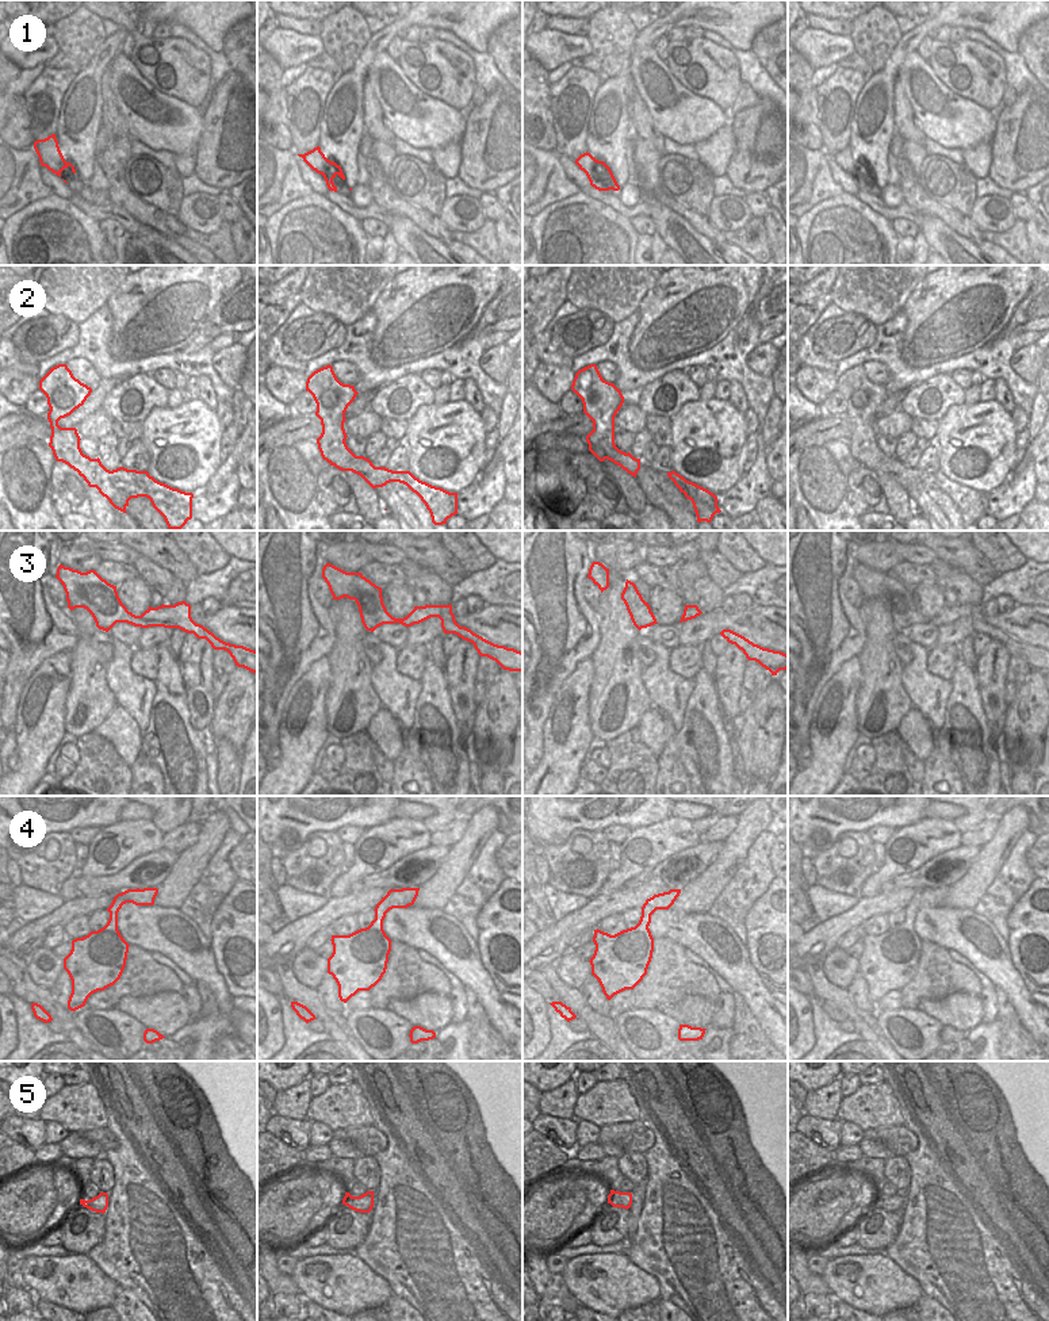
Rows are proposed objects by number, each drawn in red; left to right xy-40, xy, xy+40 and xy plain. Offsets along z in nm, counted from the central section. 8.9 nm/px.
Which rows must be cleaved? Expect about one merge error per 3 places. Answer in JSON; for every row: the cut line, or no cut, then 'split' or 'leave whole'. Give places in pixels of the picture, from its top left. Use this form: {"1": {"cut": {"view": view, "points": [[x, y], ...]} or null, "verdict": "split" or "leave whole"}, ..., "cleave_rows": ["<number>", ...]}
{"1": {"cut": null, "verdict": "leave whole"}, "2": {"cut": null, "verdict": "leave whole"}, "3": {"cut": null, "verdict": "leave whole"}, "4": {"cut": null, "verdict": "leave whole"}, "5": {"cut": null, "verdict": "leave whole"}, "cleave_rows": []}

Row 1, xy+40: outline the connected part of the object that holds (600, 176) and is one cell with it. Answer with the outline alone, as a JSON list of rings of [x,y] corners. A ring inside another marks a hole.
[[[590,153],[581,154],[575,164],[583,171],[590,181],[590,185],[598,191],[619,191],[617,184],[610,168],[604,162],[596,160]]]

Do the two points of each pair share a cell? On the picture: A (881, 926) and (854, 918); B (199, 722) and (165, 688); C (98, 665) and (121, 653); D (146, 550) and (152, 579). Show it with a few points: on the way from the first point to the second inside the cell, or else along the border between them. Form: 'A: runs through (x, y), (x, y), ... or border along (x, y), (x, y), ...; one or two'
A: border along (885, 914), (872, 915), (860, 927); two
B: border along (182, 678), (190, 724), (196, 731); two
C: border along (106, 662), (106, 685), (113, 693); two
D: border along (140, 554), (175, 575); two

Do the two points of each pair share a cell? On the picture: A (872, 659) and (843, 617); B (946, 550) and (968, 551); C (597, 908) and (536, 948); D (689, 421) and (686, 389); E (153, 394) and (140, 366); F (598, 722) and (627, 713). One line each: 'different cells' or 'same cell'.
A: different cells
B: same cell
C: same cell
D: different cells
E: different cells
F: same cell

